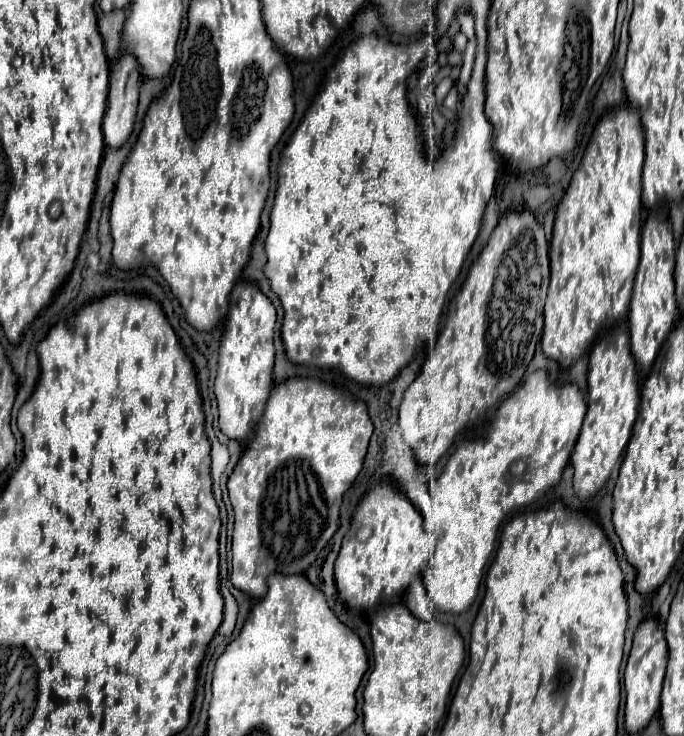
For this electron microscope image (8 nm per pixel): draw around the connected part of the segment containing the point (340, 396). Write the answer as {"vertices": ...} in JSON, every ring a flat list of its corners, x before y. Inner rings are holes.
{"vertices":[[292,377,282,381,280,385,276,385,270,393,270,399,266,403,264,415,256,427,256,433,252,437,252,441,248,443,242,459,238,461,234,473,228,479,228,493,230,493,230,503,234,509,234,533,232,533,232,585,240,591,244,591,246,595,250,595,252,599,260,599,264,597,264,593,268,591,266,585,266,577,270,573,304,573,318,557,318,553,326,547,326,543,332,539,332,535,338,529,338,515,340,515,340,503,344,493,350,489,350,485,354,483,356,475,362,469,364,457,366,457,366,447,372,435,372,421,366,409,366,403,360,399,354,399,346,389,336,387,336,385,328,385,320,379,308,379,308,377]]}

